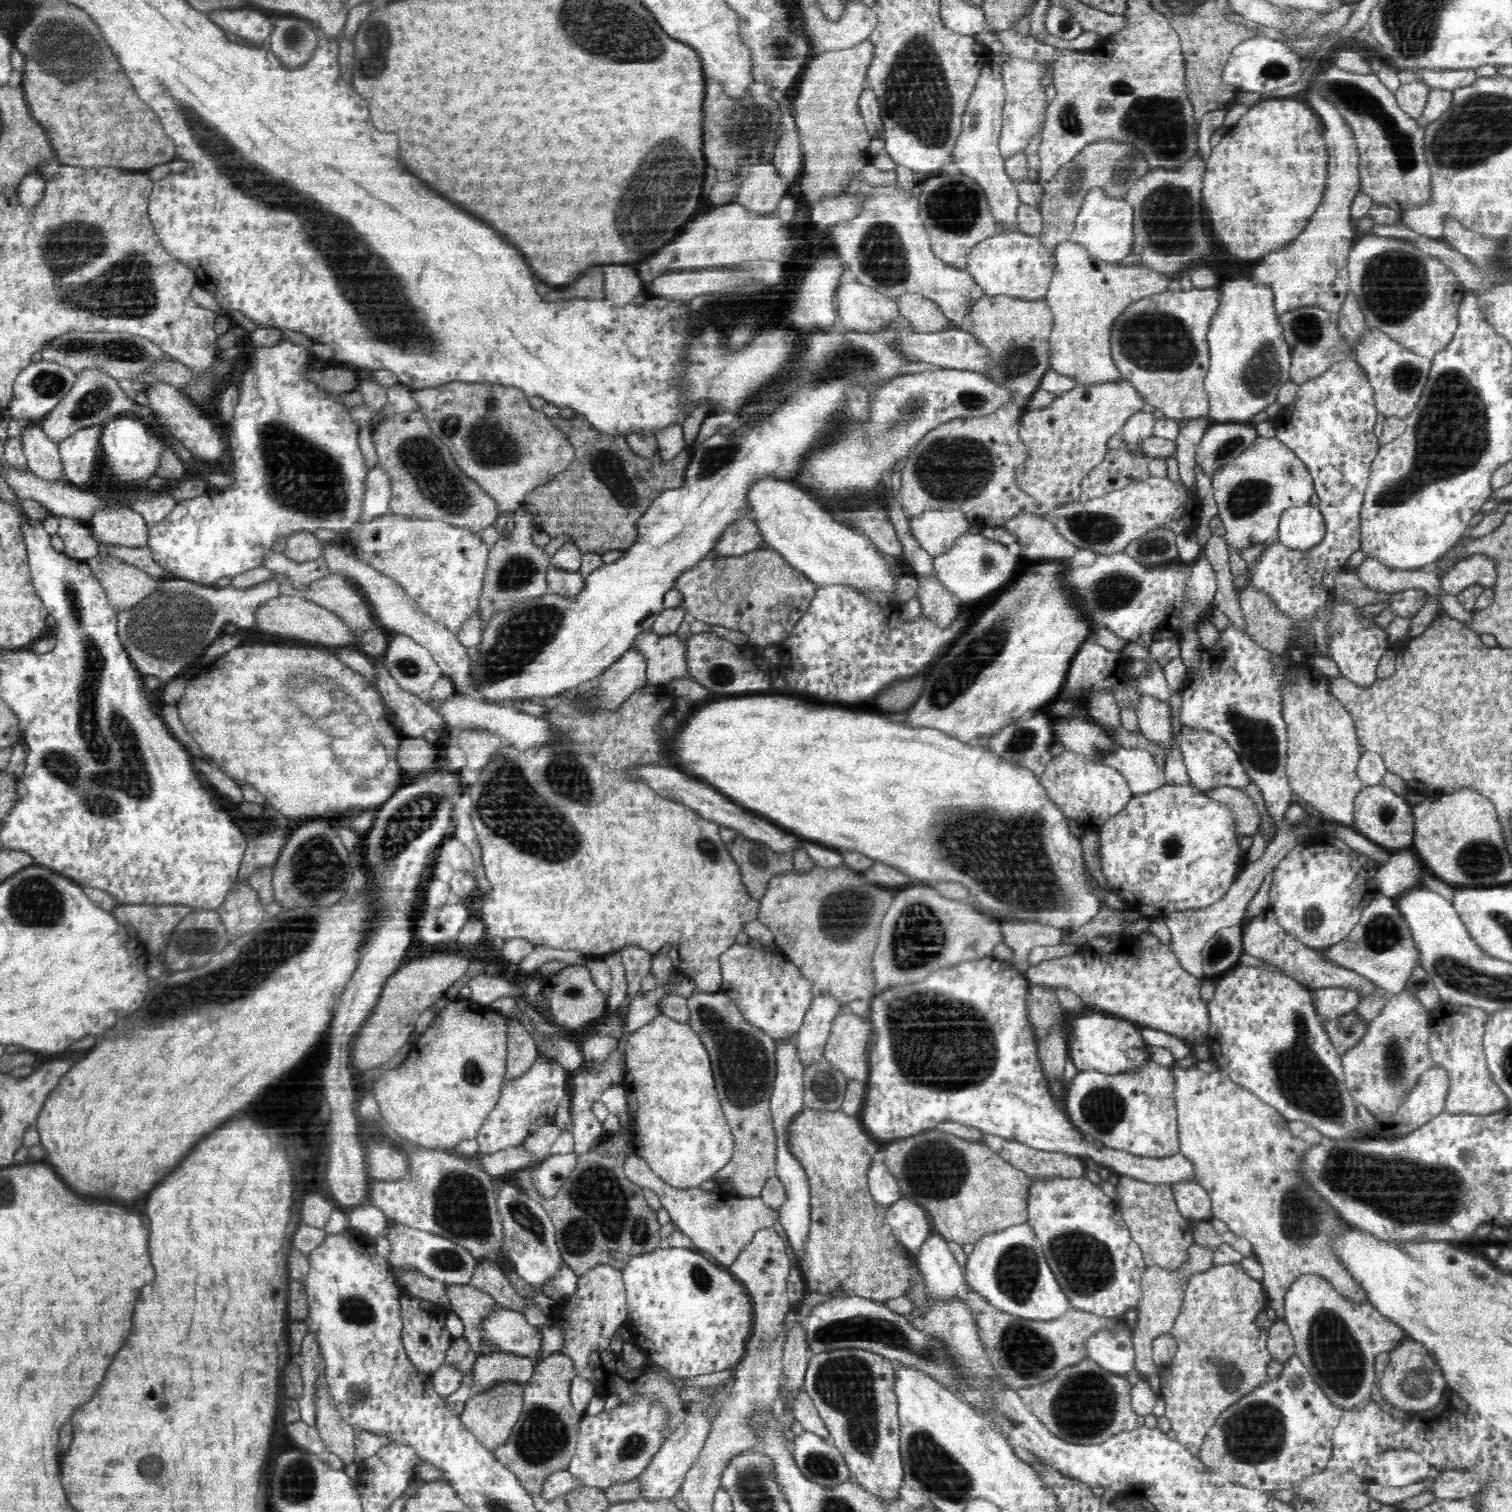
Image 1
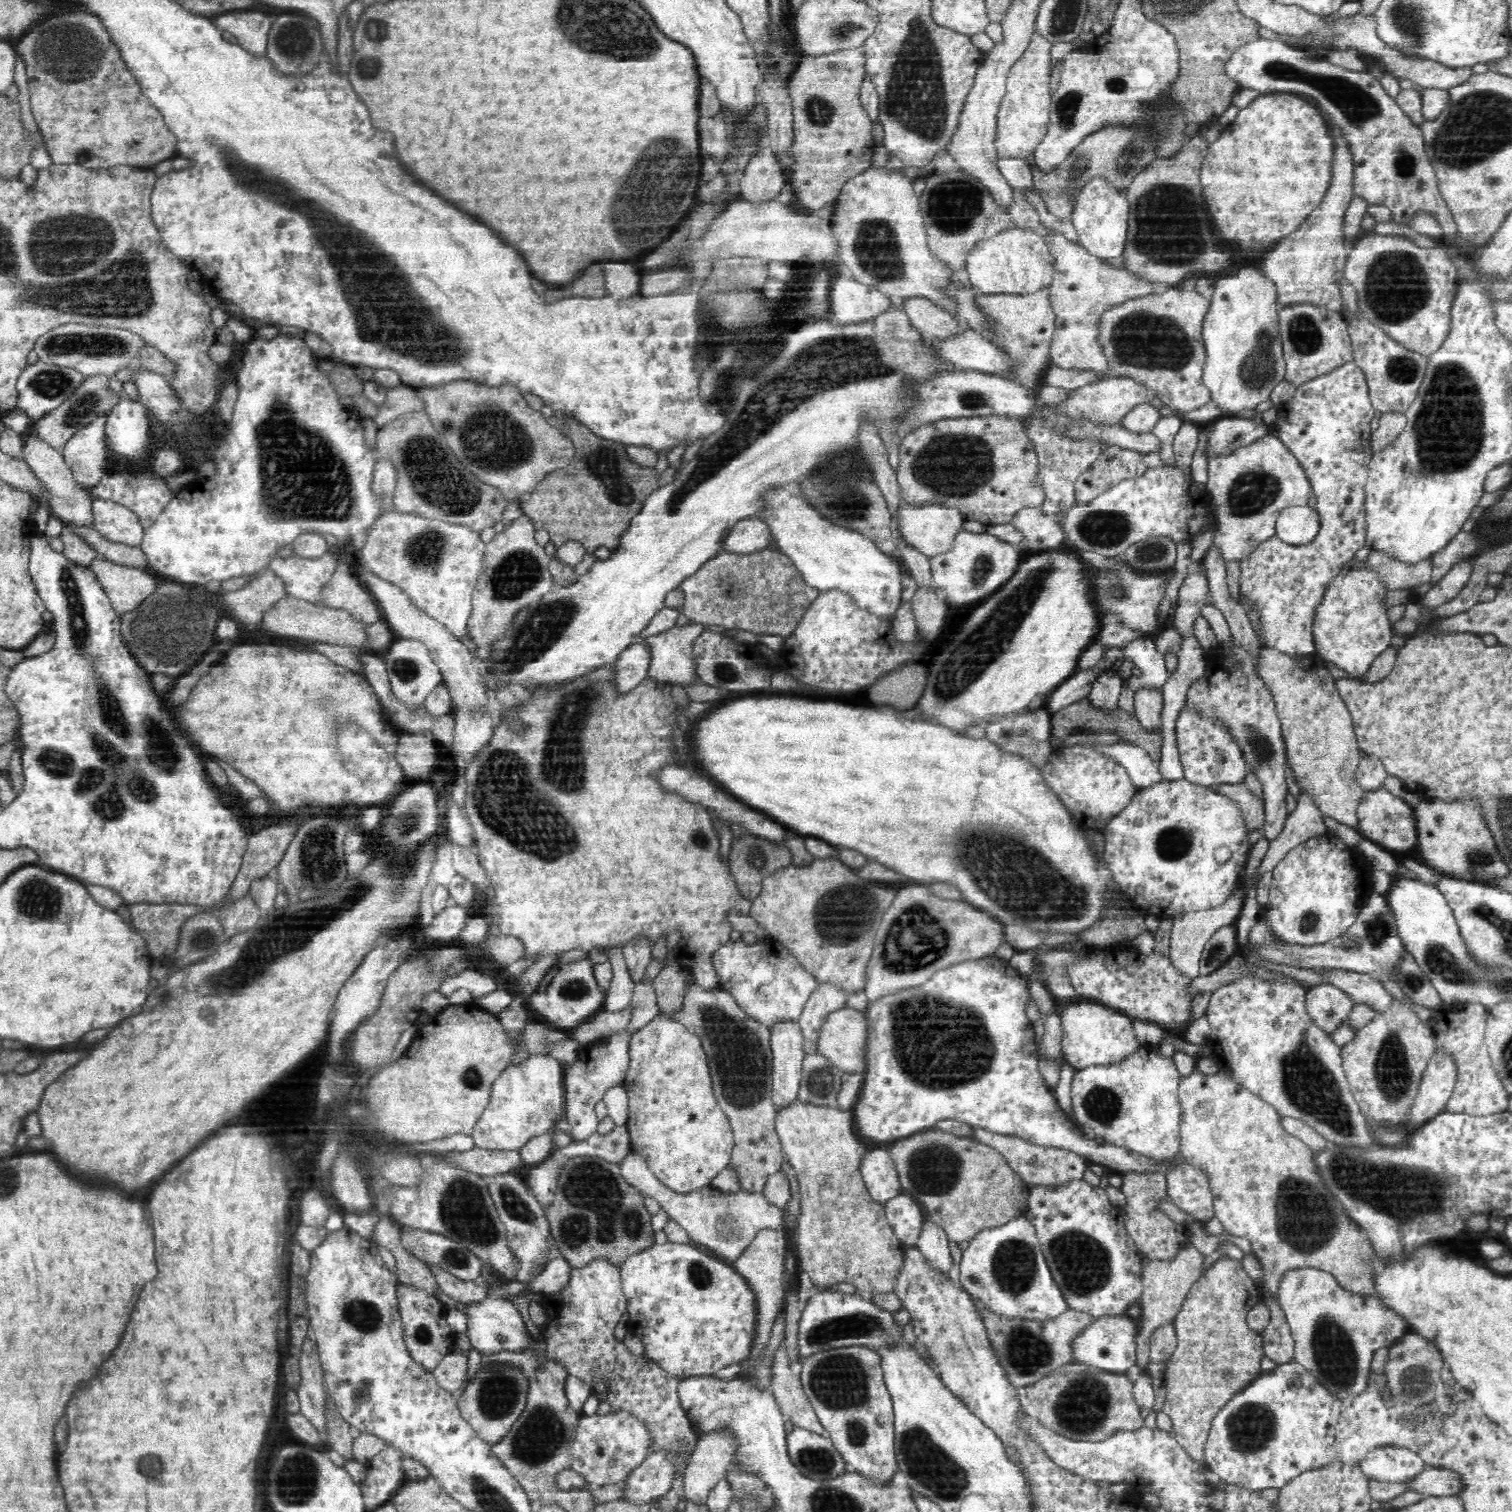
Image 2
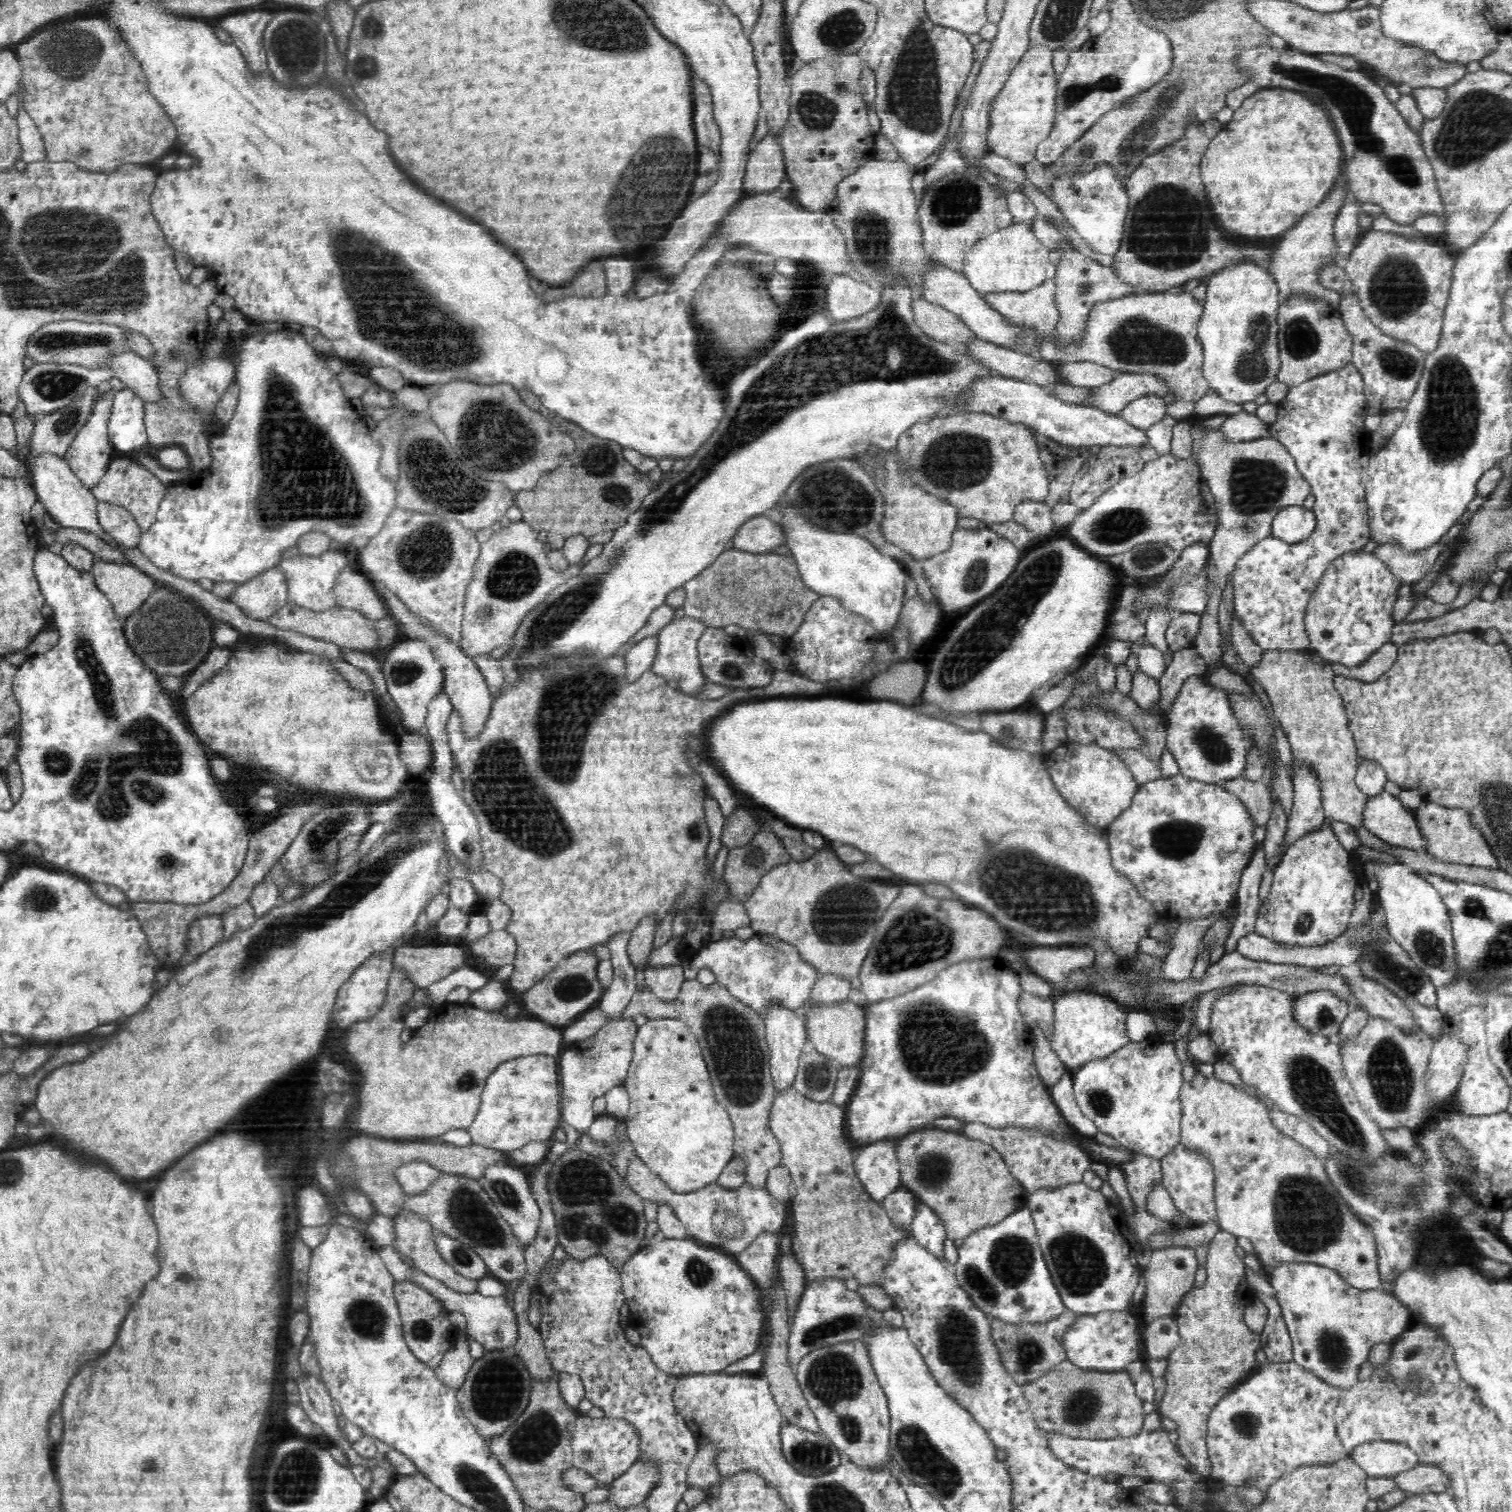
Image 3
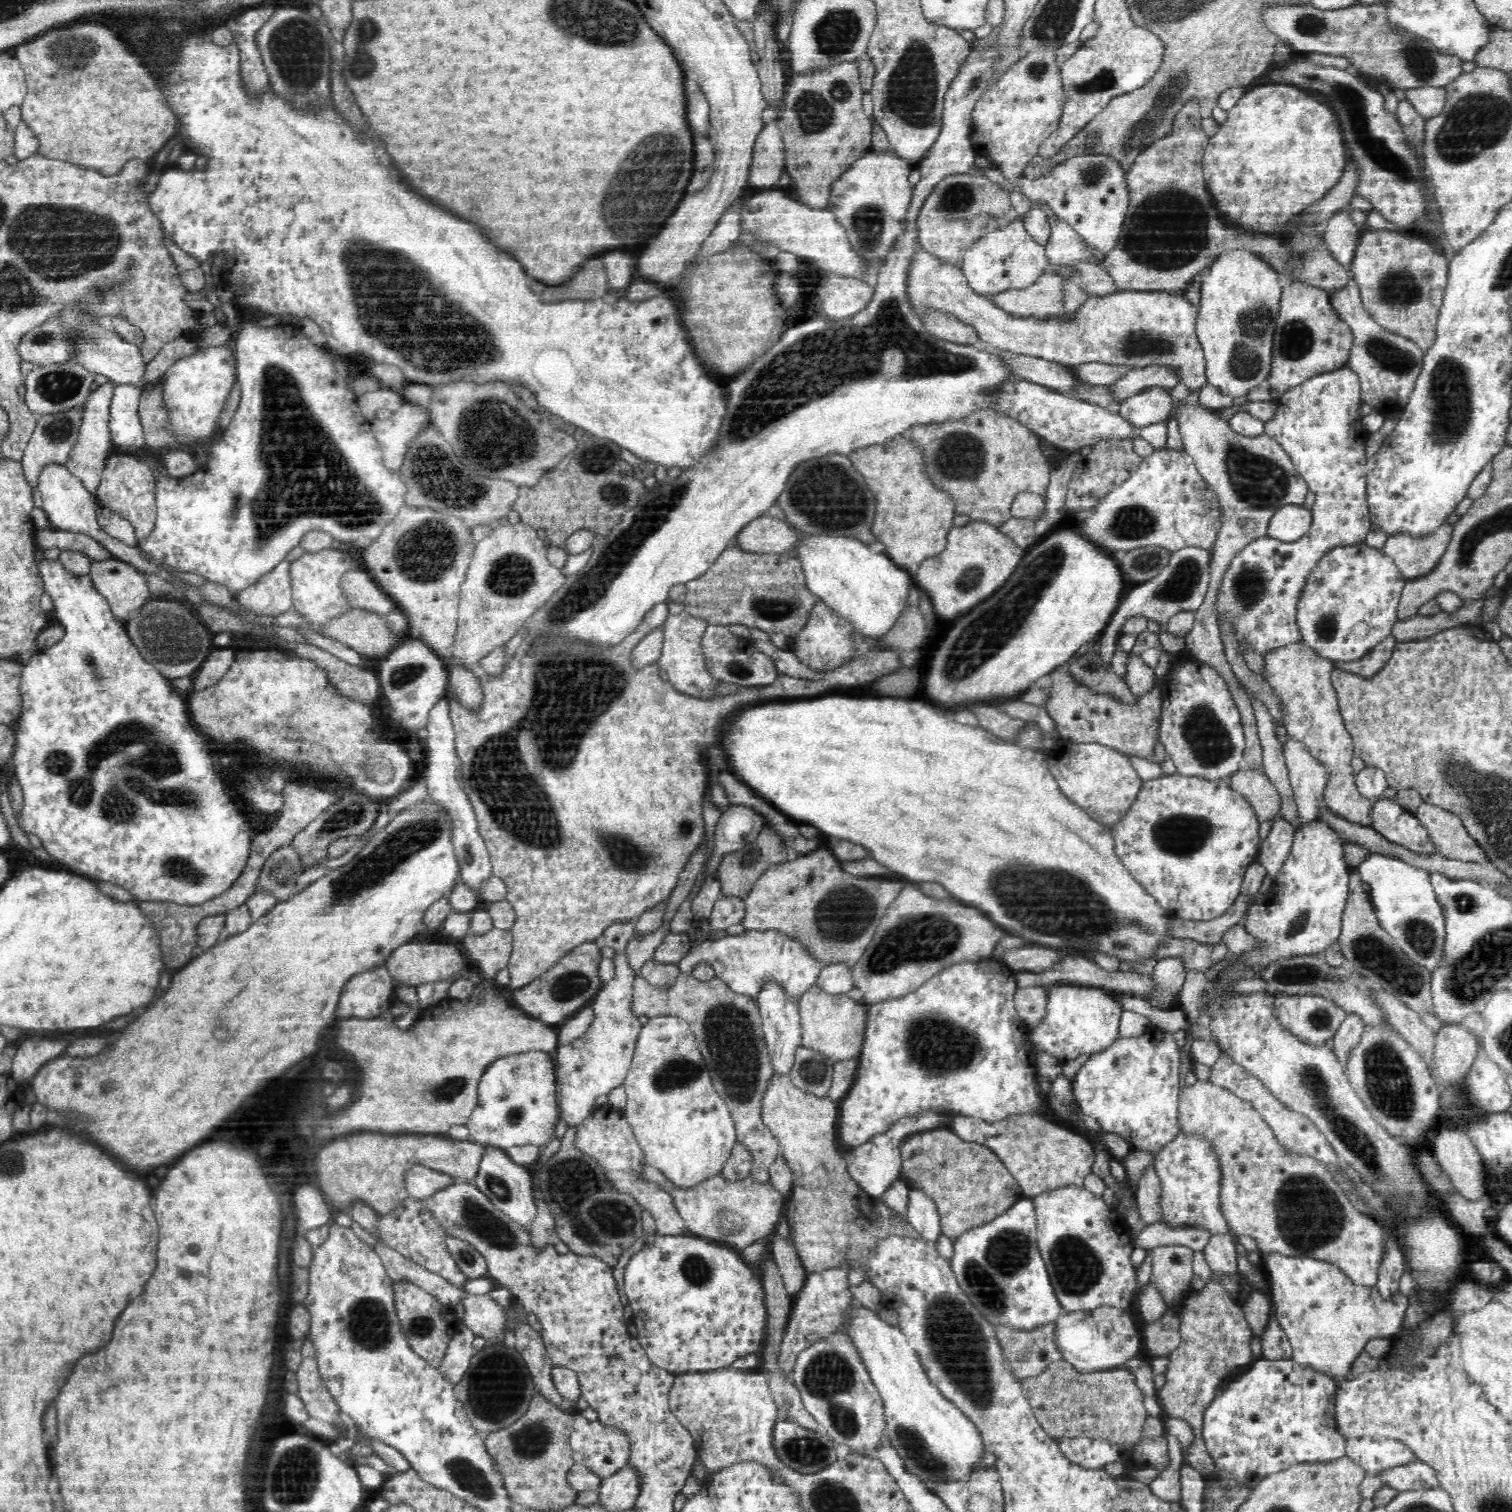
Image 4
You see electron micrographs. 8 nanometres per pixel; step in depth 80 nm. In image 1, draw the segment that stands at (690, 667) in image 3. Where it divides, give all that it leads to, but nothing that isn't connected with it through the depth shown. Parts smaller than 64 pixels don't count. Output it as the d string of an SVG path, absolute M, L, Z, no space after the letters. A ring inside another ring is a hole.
M642 632L636 636L633 643L638 653L644 655L647 662L647 682L652 685L667 686L676 678L690 677L688 663L686 663L685 653L688 648L688 639L680 640L677 633L671 635L658 635L655 632Z

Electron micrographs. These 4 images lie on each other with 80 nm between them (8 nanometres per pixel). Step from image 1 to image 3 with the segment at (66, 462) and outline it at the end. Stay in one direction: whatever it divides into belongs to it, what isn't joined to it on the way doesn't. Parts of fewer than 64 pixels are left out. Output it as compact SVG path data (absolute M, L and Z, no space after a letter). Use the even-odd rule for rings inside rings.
M107 391L102 394L102 399L96 402L87 423L77 432L72 440L64 458L68 461L71 471L78 477L85 488L92 489L100 483L102 476L107 471L112 456L112 445L108 441L108 416L110 416L115 391Z

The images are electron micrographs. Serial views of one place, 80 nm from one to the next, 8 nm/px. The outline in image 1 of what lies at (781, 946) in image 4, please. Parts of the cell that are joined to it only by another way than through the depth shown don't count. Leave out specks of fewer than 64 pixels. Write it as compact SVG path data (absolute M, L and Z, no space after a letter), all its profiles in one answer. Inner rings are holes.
M743 940L720 955L720 969L720 992L732 998L749 1024L760 1028L777 1042L786 1042L797 1036L814 998L813 984L801 975L786 953L778 948L777 951L756 950Z

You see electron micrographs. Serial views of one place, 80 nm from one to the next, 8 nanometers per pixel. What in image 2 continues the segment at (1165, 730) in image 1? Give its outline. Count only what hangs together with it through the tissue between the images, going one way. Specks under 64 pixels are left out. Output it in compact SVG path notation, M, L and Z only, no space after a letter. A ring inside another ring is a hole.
M1142 687L1135 692L1136 718L1146 731L1161 734L1163 696L1158 689Z

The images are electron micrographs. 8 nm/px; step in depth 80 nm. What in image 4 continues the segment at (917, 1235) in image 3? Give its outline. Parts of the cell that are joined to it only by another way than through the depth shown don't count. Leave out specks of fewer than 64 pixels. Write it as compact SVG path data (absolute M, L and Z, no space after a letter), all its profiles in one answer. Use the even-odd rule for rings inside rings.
M912 1186L909 1190L910 1202L904 1216L913 1230L920 1234L920 1239L934 1246L943 1236L936 1203L932 1202L922 1190L915 1190Z

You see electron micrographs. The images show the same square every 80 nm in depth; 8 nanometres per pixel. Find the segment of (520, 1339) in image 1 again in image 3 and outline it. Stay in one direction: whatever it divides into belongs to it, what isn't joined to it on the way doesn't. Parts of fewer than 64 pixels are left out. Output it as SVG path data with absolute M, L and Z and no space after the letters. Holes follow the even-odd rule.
M381 1246L377 1247L377 1251L396 1283L402 1281L413 1282L435 1296L443 1305L443 1308L449 1311L459 1310L462 1312L467 1318L466 1332L469 1340L476 1340L476 1342L482 1344L486 1352L489 1350L506 1350L512 1342L516 1342L519 1332L515 1310L510 1307L510 1304L506 1303L504 1297L484 1296L480 1293L465 1295L449 1290L440 1280L433 1279L432 1276L428 1276L419 1268L410 1267L407 1263L404 1263L398 1251L394 1251L394 1247Z

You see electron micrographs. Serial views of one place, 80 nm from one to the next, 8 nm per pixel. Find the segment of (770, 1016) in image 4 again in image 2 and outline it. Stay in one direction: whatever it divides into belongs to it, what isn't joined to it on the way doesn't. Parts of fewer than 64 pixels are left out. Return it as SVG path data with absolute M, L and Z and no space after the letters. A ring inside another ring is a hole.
M798 1023L777 1025L770 1029L770 1037L773 1054L772 1101L779 1113L799 1102L805 1041Z

